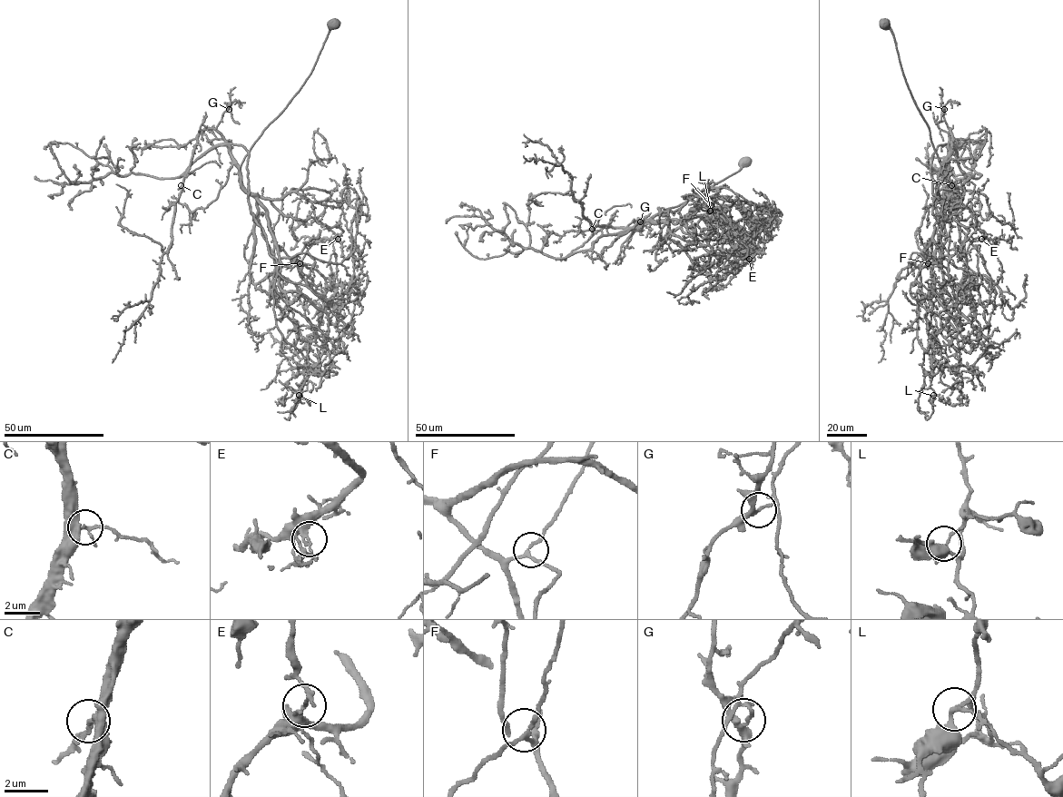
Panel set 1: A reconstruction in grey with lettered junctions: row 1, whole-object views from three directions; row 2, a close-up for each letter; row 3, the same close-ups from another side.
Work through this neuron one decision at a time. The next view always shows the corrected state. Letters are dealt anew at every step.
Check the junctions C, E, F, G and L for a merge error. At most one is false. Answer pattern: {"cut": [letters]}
{"cut": ["E"]}

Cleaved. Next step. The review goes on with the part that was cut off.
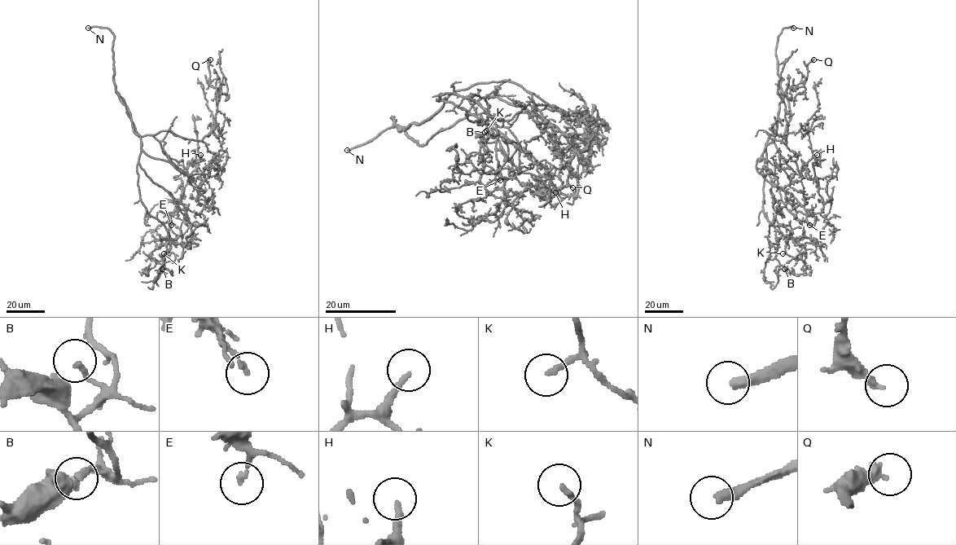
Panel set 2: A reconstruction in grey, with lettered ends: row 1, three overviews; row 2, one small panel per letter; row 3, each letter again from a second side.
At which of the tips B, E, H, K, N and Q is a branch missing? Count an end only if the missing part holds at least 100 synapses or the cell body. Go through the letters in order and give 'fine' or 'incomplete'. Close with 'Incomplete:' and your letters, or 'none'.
B: fine
E: fine
H: incomplete
K: fine
N: incomplete
Q: fine
Incomplete: H, N

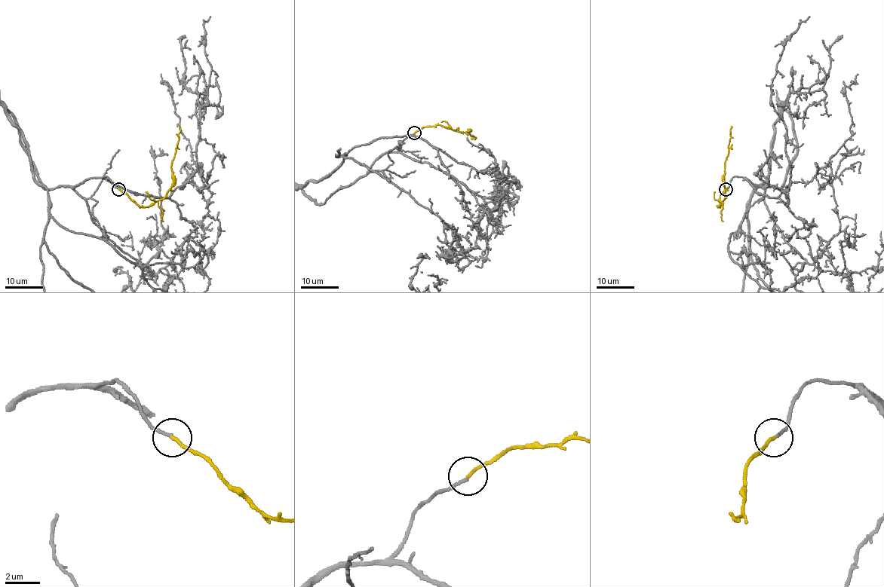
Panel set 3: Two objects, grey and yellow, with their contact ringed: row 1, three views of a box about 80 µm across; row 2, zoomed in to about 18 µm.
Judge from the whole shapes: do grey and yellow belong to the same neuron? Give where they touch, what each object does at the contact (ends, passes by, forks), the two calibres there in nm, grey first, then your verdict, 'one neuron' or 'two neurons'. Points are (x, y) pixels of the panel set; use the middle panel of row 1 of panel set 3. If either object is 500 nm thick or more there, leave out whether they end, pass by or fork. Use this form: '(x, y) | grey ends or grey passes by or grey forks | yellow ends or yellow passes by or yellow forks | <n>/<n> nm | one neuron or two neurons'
(414, 132) | grey ends | yellow ends | 180/190 nm | one neuron

